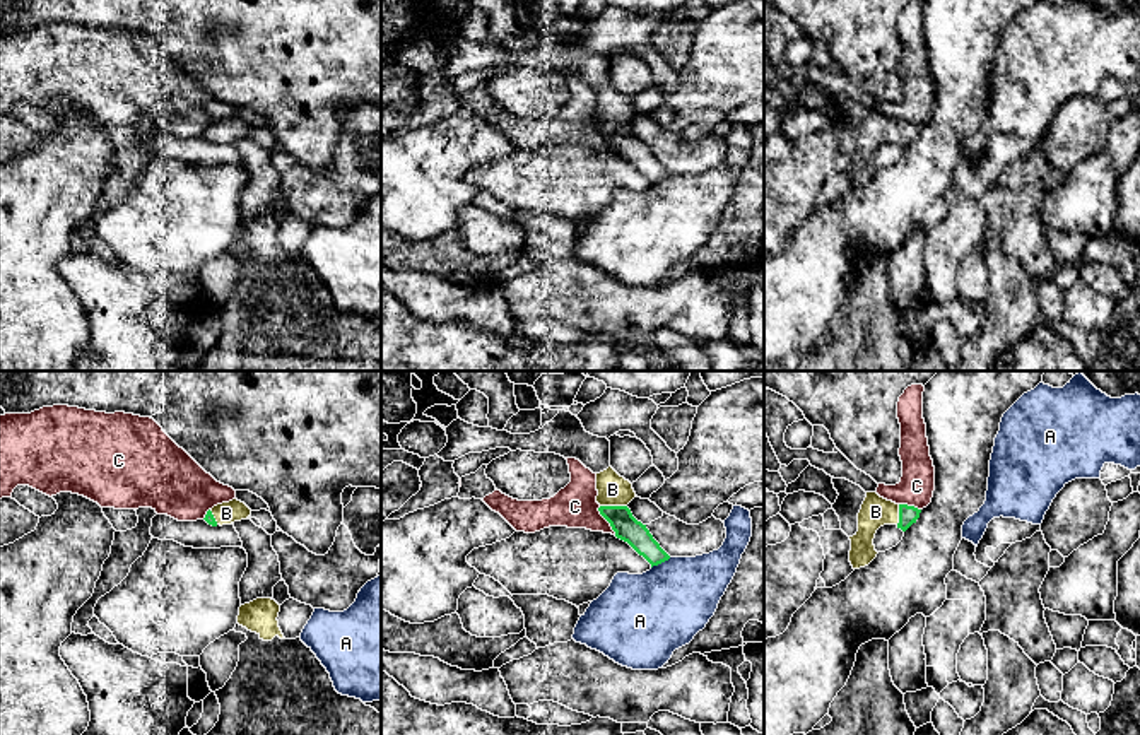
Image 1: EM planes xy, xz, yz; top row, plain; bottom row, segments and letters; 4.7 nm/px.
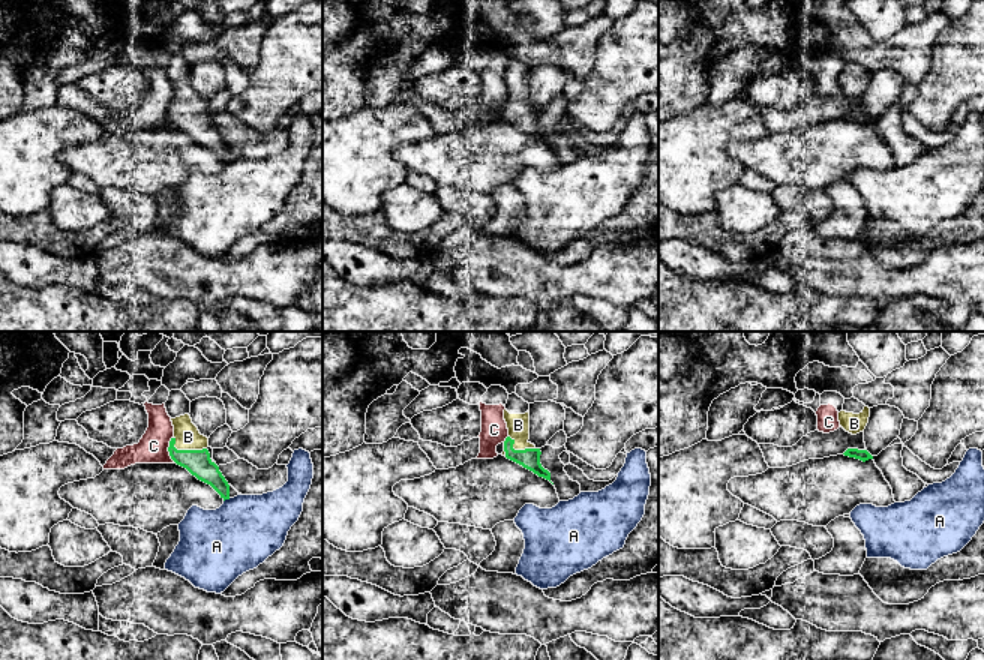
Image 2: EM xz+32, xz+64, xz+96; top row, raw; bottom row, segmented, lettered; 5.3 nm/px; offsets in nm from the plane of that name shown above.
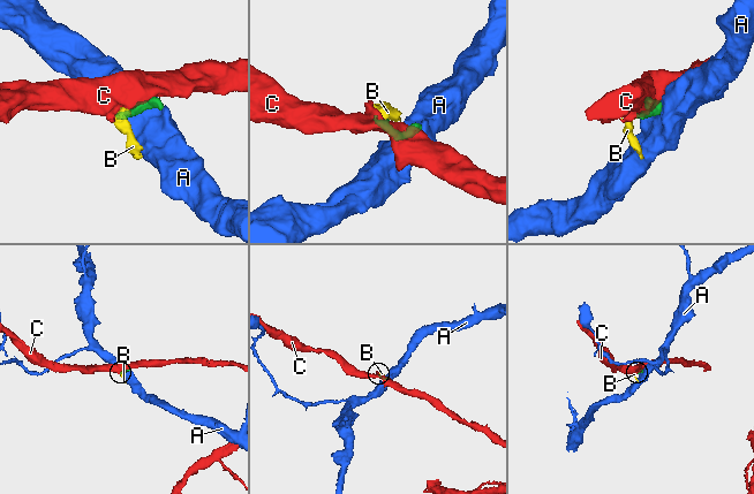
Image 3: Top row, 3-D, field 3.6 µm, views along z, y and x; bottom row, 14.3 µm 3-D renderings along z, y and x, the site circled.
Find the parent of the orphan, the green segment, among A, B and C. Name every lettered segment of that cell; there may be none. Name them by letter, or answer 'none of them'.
B

